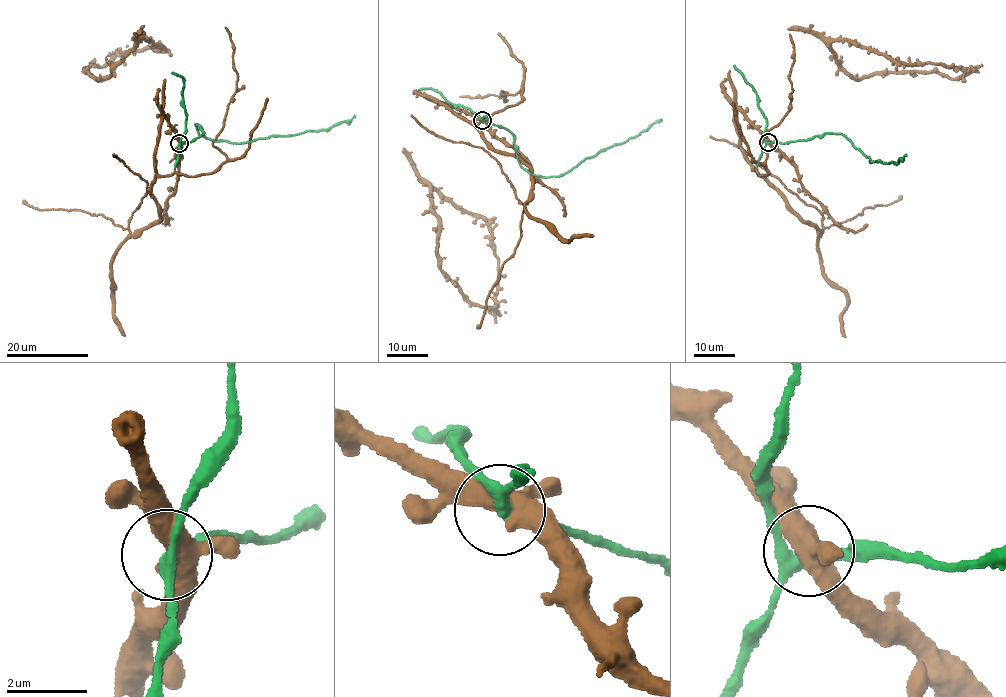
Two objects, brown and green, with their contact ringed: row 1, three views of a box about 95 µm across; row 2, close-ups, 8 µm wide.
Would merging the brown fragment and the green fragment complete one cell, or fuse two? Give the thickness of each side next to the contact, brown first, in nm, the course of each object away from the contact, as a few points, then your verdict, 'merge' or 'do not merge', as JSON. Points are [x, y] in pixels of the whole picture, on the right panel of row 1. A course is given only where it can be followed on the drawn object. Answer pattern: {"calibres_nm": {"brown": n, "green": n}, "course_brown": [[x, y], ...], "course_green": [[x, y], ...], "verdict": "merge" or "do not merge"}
{"calibres_nm": {"brown": 440, "green": 240}, "course_brown": [[768, 141], [737, 111], [743, 158], [821, 234], [822, 215], [814, 206], [739, 147], [709, 136]], "course_green": [[768, 141], [785, 143], [825, 133], [840, 133], [870, 157], [871, 163], [878, 160], [897, 164], [906, 156]], "verdict": "merge"}

